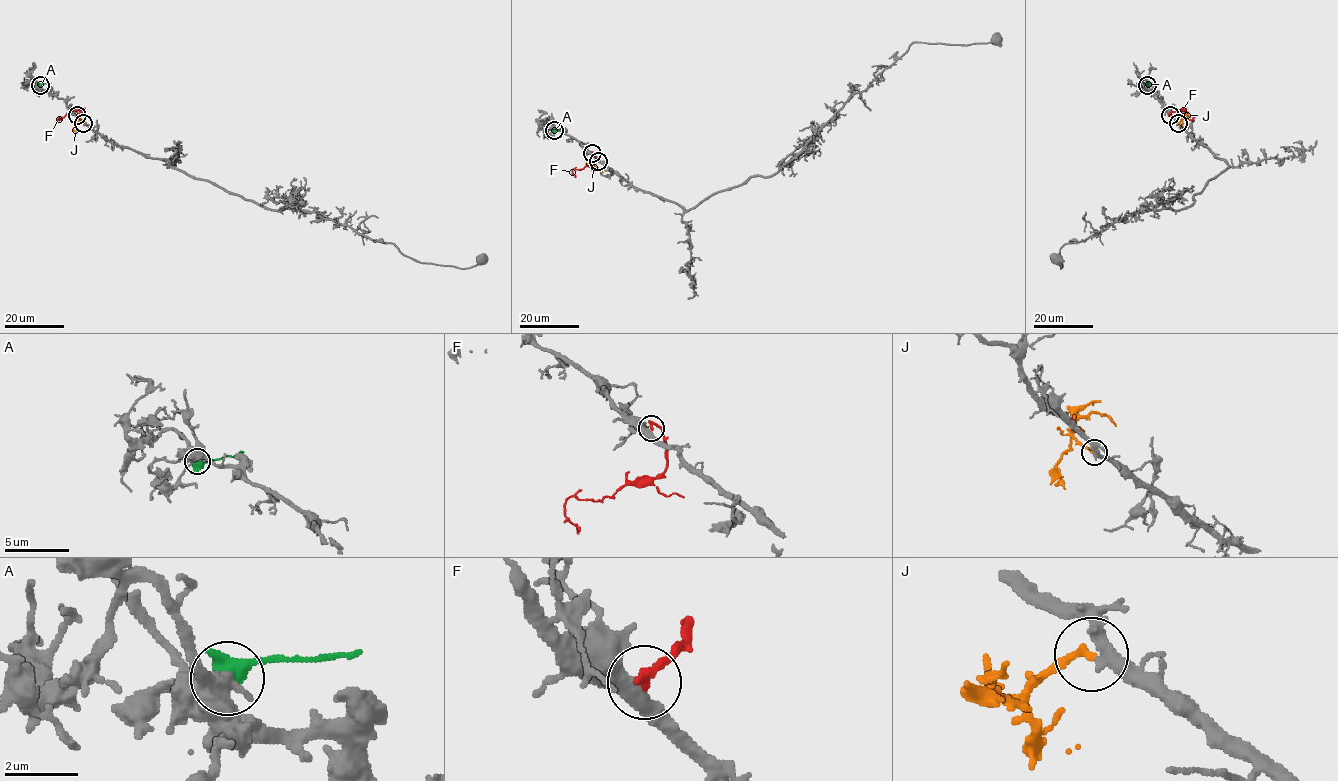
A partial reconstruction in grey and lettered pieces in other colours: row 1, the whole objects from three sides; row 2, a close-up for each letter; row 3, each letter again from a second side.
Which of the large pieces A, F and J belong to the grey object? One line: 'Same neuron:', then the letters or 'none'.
Same neuron: J

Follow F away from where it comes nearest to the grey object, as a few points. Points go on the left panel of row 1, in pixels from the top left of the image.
F: (77, 115), (81, 110), (68, 112), (61, 117)

